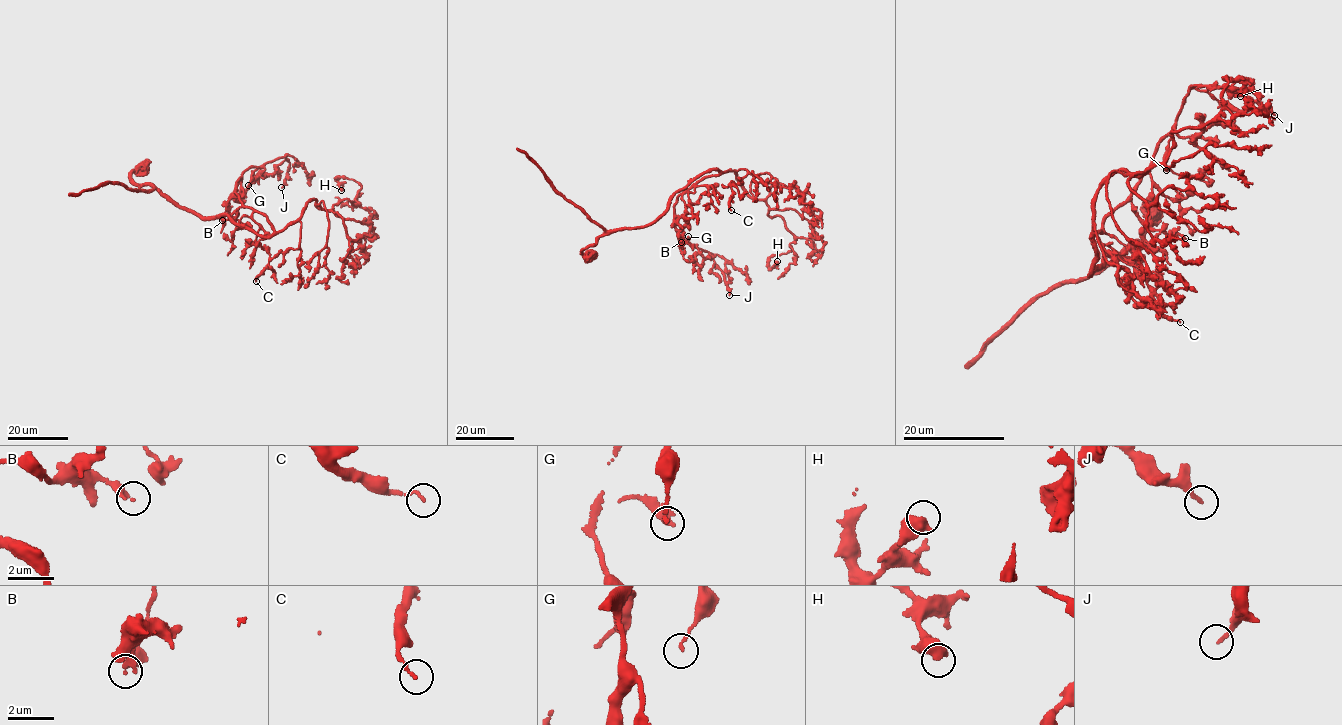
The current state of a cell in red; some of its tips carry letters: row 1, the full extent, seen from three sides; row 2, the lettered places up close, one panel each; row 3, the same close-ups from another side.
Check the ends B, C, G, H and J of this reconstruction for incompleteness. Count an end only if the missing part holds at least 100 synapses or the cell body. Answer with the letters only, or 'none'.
none

